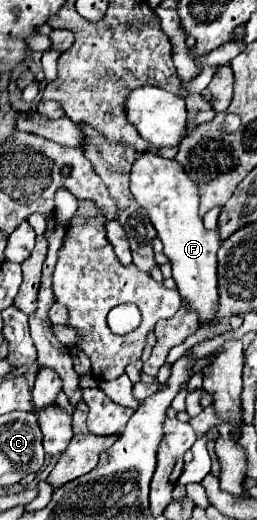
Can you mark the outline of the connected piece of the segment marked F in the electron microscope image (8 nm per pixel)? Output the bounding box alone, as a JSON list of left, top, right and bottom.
[130,151,220,323]

